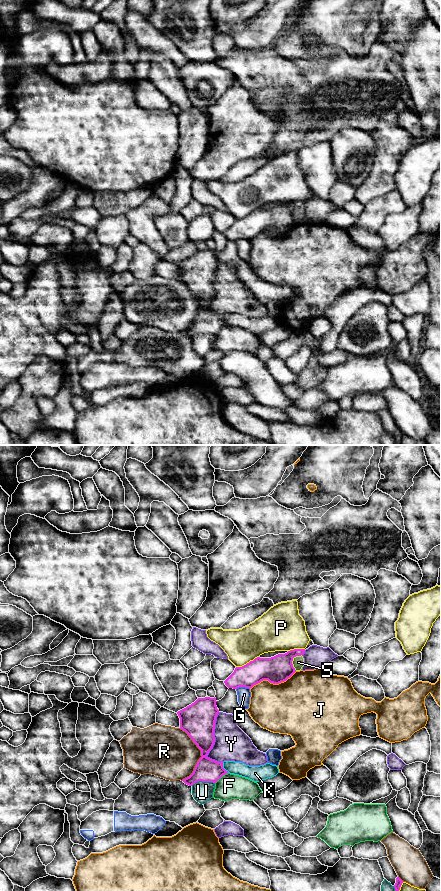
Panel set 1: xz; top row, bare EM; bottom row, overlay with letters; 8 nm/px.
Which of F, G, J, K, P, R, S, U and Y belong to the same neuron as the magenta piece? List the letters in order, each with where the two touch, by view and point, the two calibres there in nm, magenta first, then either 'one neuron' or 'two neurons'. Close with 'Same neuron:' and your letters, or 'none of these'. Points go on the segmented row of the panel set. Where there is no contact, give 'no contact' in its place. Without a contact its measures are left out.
F: meets magenta in xz at (221, 776); 190 nm thick on the magenta side, 200 nm on the other; two neurons
G: meets magenta in xz at (242, 686); 180 nm thick on the magenta side, 110 nm on the other; two neurons
J: meets magenta in xz at (272, 682); 220 nm thick on the magenta side, 420 nm on the other; two neurons
K: meets magenta in xz at (222, 767); 190 nm thick on the magenta side, 110 nm on the other; two neurons
P: meets magenta in xz at (247, 663); 220 nm thick on the magenta side, 280 nm on the other; two neurons
R: meets magenta in xz at (201, 754); 260 nm thick on the magenta side, 400 nm on the other; two neurons
S: meets magenta in xz at (292, 660); 220 nm thick on the magenta side, 100 nm on the other; two neurons
U: meets magenta in xz at (202, 781); 190 nm thick on the magenta side, 160 nm on the other; two neurons
Y: meets magenta in xz at (214, 741); 280 nm thick on the magenta side, 280 nm on the other; two neurons
Same neuron: none of these

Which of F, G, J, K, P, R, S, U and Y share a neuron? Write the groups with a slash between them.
F / G / J / K / P / R / S / U / Y

